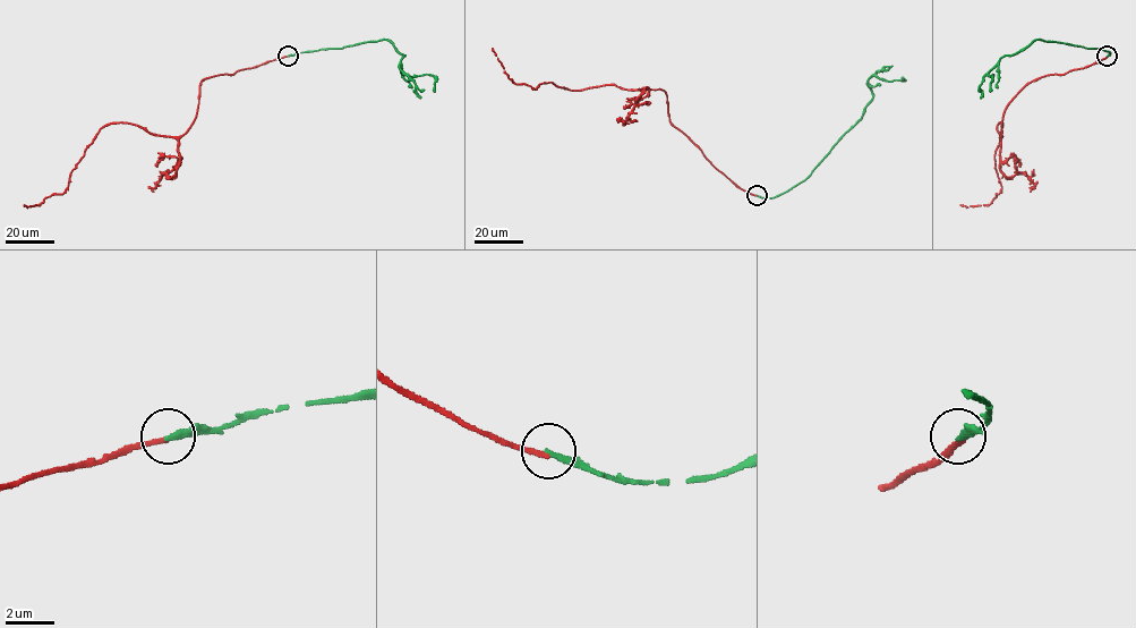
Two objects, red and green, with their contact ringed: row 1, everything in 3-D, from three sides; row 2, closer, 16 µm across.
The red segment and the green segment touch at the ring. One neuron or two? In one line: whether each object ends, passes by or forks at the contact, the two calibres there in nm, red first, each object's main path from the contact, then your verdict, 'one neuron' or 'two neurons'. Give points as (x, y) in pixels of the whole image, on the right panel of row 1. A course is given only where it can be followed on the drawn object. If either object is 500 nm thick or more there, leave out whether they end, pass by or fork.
red ends; green ends; calibres 200 and 260 nm; course red (1108, 56), (1024, 87), (1005, 110), (1001, 136), (997, 126), (1000, 192), (989, 204), (959, 204); course green (1107, 56), (1109, 52), (1102, 49), (1034, 40), (1005, 56), (988, 74), (993, 75), (990, 92); two neurons

